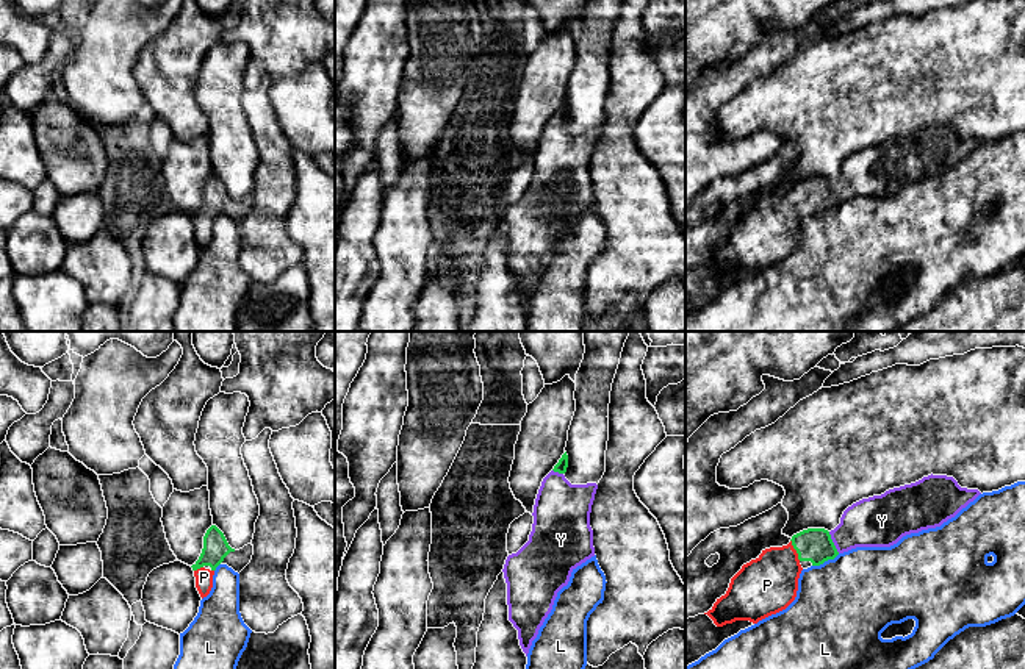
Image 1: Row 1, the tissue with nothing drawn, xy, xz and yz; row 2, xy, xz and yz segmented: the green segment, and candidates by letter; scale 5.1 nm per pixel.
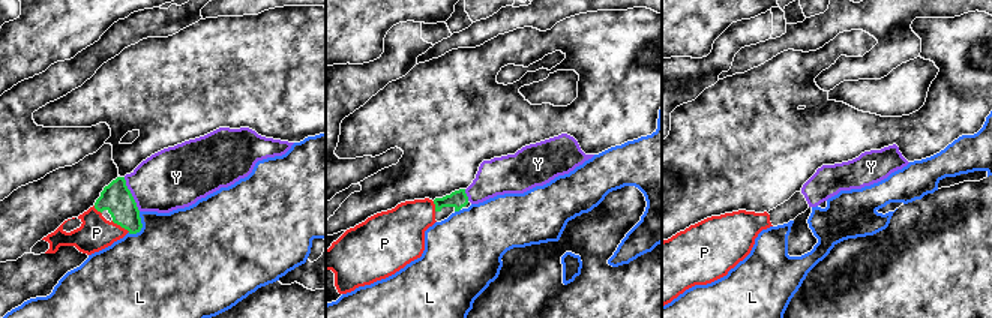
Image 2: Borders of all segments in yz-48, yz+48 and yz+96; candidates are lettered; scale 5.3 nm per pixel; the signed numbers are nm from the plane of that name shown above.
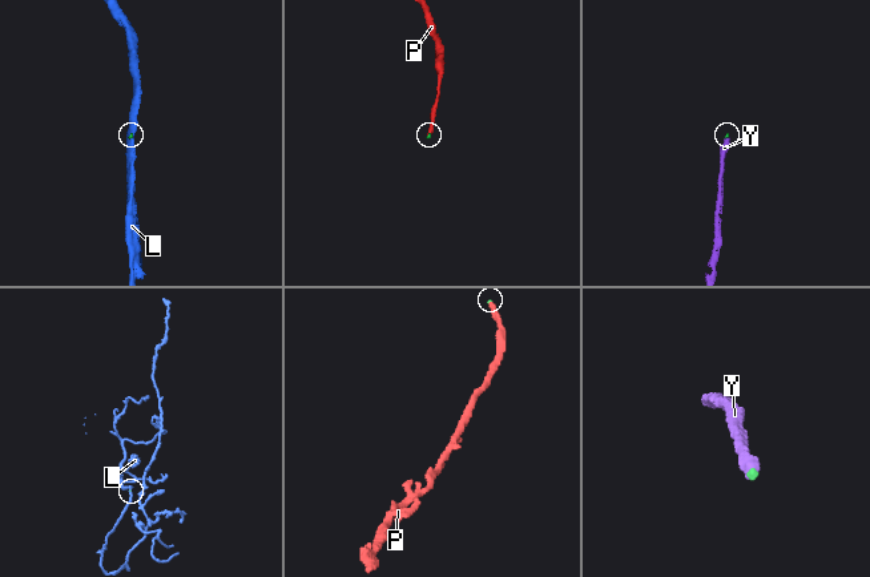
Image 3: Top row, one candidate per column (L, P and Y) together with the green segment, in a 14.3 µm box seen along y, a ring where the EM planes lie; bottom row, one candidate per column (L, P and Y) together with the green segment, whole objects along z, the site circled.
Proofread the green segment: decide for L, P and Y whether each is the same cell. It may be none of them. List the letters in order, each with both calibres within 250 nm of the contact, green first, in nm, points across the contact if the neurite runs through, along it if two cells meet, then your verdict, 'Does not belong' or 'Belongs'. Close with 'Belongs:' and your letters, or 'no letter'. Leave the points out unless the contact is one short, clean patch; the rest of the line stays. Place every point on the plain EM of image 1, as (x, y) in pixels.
L: Thickness 180 nm (green) against 480 nm. Boundary: yz (839, 203), (812, 216). Does not belong
P: Thickness 180 nm (green) against 300 nm. Path across: yz (814, 194), (795, 199), (767, 235). Belongs
Y: Thickness 180 nm (green) against 260 nm. Path across: yz (814, 194), (833, 193), (863, 174), (870, 172). Belongs
Belongs: P, Y

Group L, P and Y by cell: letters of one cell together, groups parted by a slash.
L / P Y

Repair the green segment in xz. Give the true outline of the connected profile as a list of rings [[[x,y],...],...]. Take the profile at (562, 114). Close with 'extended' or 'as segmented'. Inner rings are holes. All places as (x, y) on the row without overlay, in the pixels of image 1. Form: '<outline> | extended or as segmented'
[[[566,102],[543,128],[534,155],[534,174],[529,191],[507,206],[504,228],[507,233],[509,270],[518,280],[523,302],[529,303],[532,291],[552,259],[557,242],[568,234],[571,222],[595,206],[590,163],[598,139],[596,133],[571,134],[565,128]]] | extended

